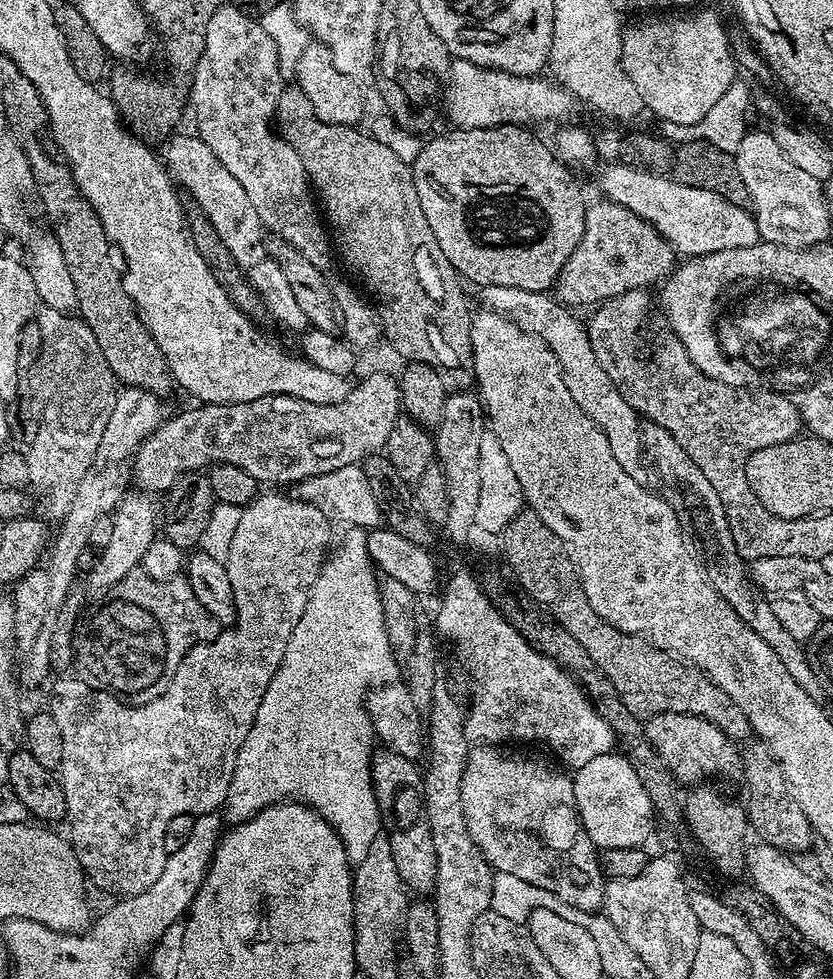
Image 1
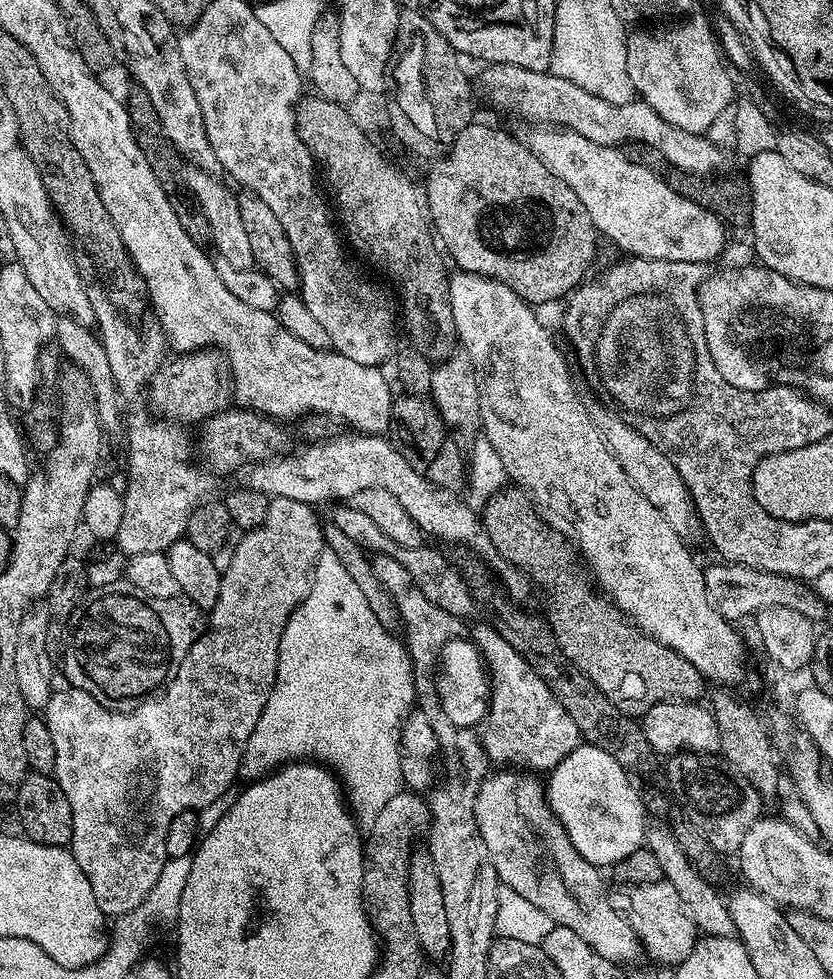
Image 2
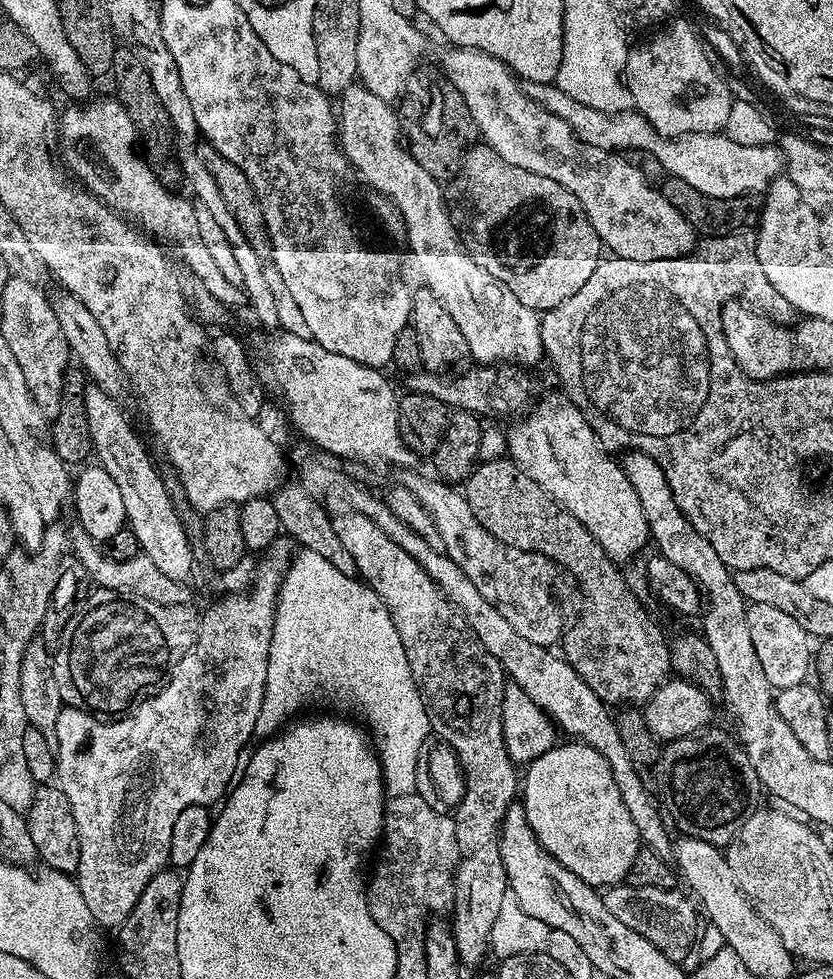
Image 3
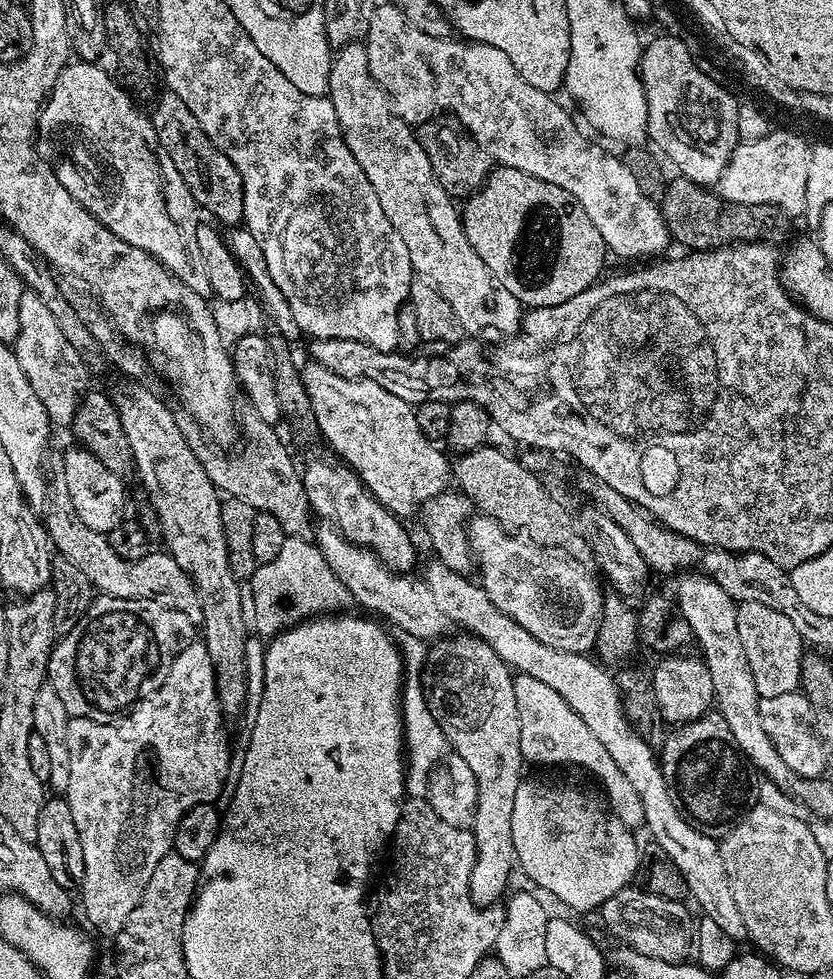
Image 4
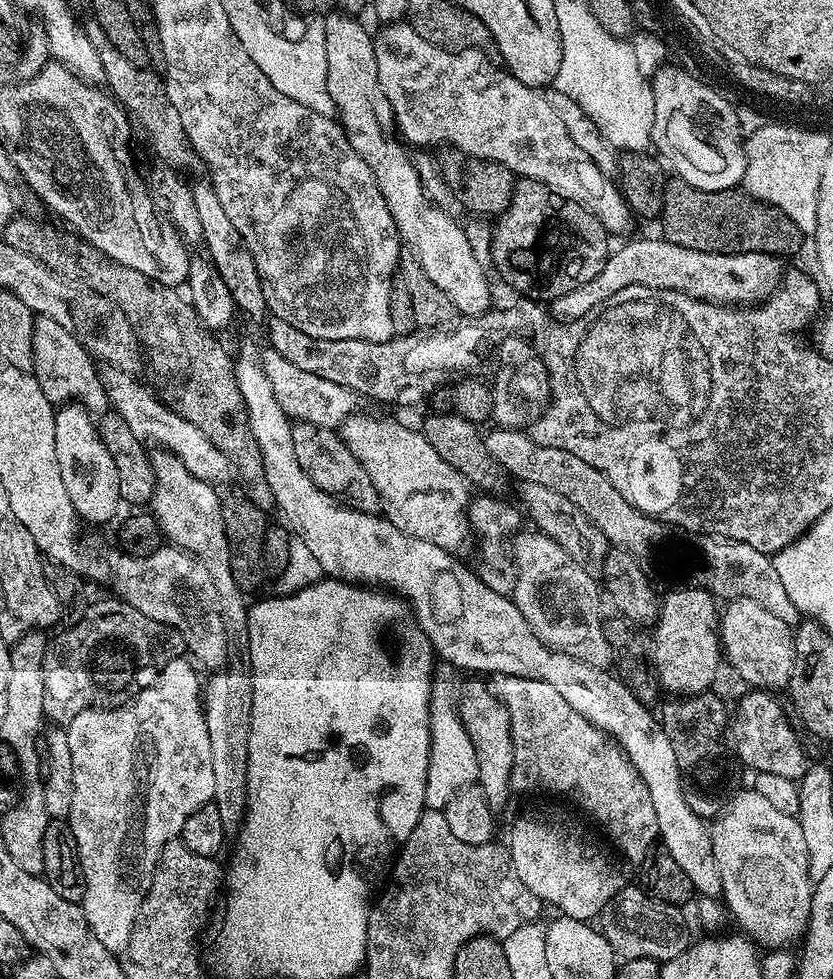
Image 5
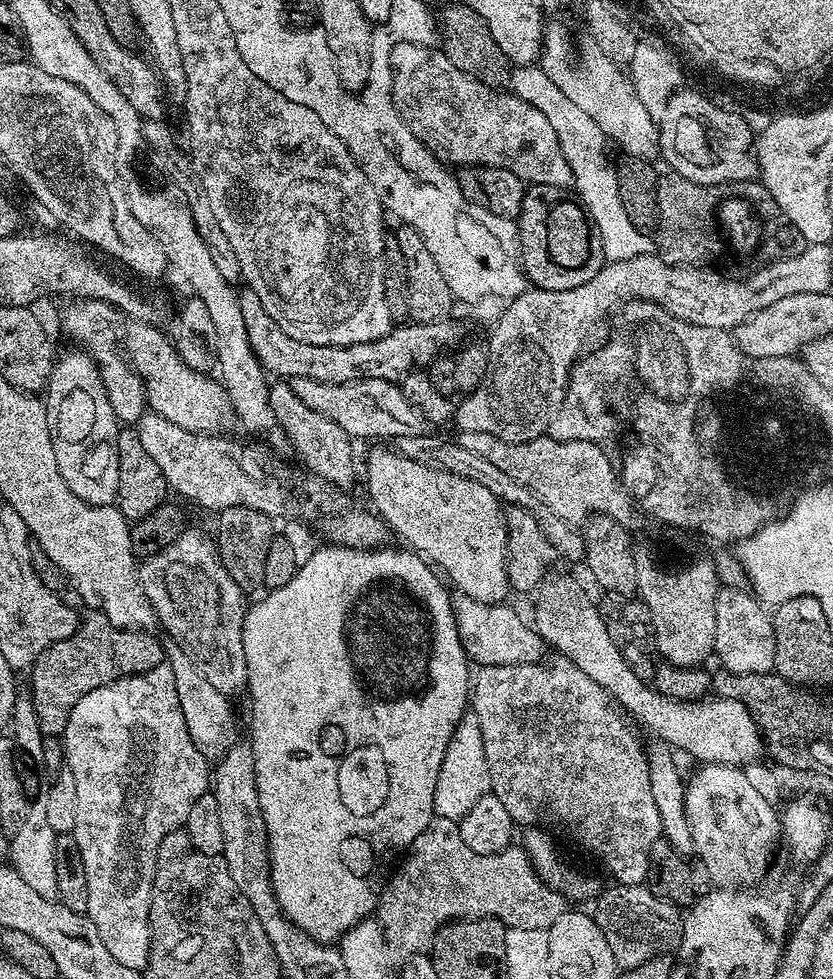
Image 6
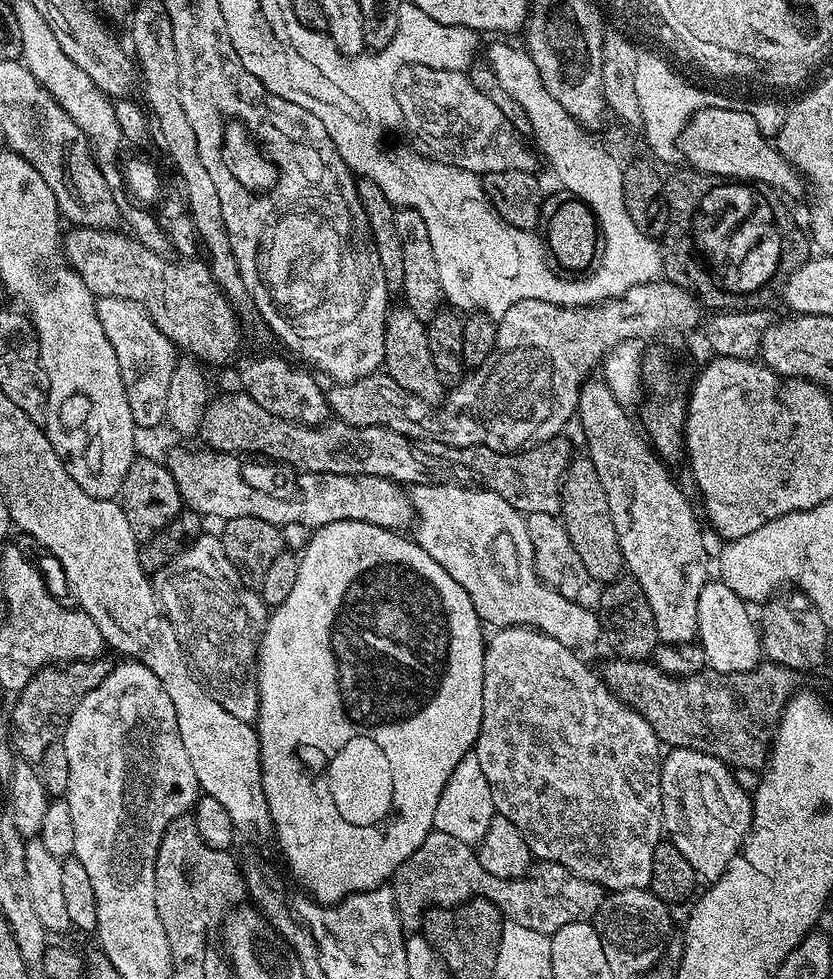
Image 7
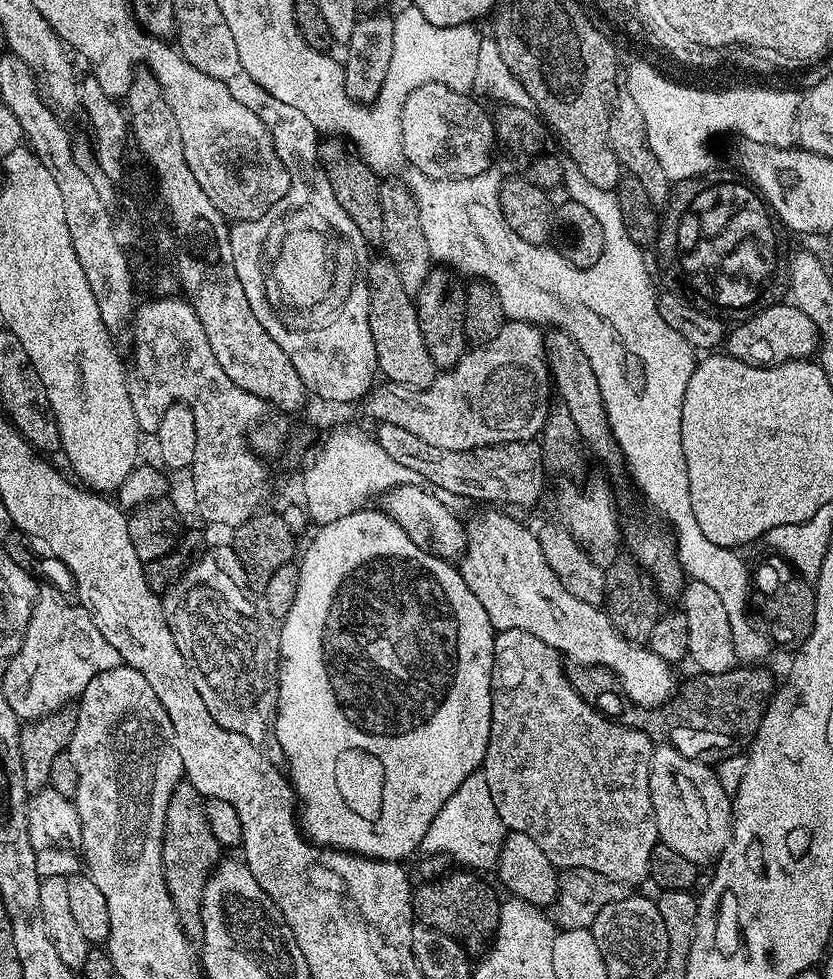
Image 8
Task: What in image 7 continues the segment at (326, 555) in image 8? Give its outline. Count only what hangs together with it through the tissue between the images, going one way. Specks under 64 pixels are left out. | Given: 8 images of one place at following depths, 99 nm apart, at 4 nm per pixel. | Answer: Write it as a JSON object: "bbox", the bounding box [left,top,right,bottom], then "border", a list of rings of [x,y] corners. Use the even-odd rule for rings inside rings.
{"bbox":[254,522,486,906],"border":[[[334,522],[321,528],[315,529],[308,537],[308,544],[302,549],[300,565],[298,566],[298,579],[294,581],[294,590],[290,590],[286,602],[282,602],[276,608],[271,609],[268,624],[264,628],[264,633],[260,639],[260,655],[256,662],[256,681],[260,691],[260,714],[254,721],[254,727],[260,739],[260,769],[262,770],[262,790],[266,794],[266,802],[270,810],[270,818],[274,825],[274,836],[280,839],[280,852],[284,855],[284,860],[288,863],[288,868],[292,871],[292,876],[301,884],[303,891],[311,899],[327,906],[329,904],[339,904],[346,896],[353,896],[356,892],[368,892],[371,888],[379,888],[387,885],[393,874],[426,842],[426,838],[433,832],[434,810],[438,810],[438,798],[442,798],[442,790],[446,790],[446,782],[450,774],[454,774],[454,768],[462,762],[476,747],[476,739],[482,726],[482,674],[484,673],[484,649],[486,647],[486,632],[482,627],[480,615],[474,610],[474,602],[470,602],[470,594],[422,550],[422,546],[416,543],[415,539],[406,537],[399,531],[383,528],[382,526],[370,526],[370,522]]]}

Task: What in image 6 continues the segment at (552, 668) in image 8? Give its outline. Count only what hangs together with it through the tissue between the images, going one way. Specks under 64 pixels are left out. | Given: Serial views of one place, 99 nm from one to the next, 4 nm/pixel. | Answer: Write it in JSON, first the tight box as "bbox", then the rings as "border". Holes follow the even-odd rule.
{"bbox":[470,655,662,884],"border":[[[557,655],[555,657],[556,664],[547,664],[547,662],[541,662],[538,664],[511,664],[510,666],[498,666],[497,664],[486,664],[479,669],[480,673],[475,673],[474,683],[470,688],[470,708],[471,711],[476,713],[478,718],[478,726],[482,726],[482,742],[486,746],[486,766],[488,767],[488,773],[490,774],[490,792],[491,795],[498,798],[498,802],[502,802],[502,806],[506,806],[506,814],[510,814],[510,818],[517,825],[526,824],[524,826],[539,826],[544,830],[551,830],[550,828],[557,828],[560,832],[565,832],[574,843],[580,848],[585,848],[606,871],[613,877],[611,878],[618,884],[644,884],[648,879],[648,867],[650,866],[650,846],[654,846],[654,842],[658,842],[662,839],[660,818],[658,805],[654,802],[653,791],[650,784],[650,770],[648,769],[648,754],[645,745],[640,745],[638,737],[632,733],[632,728],[623,720],[625,717],[621,715],[619,711],[614,707],[613,701],[610,699],[607,692],[600,689],[596,683],[590,678],[586,678],[586,674],[582,674],[582,670],[578,670],[578,666],[568,663],[568,659],[565,656]]]}

